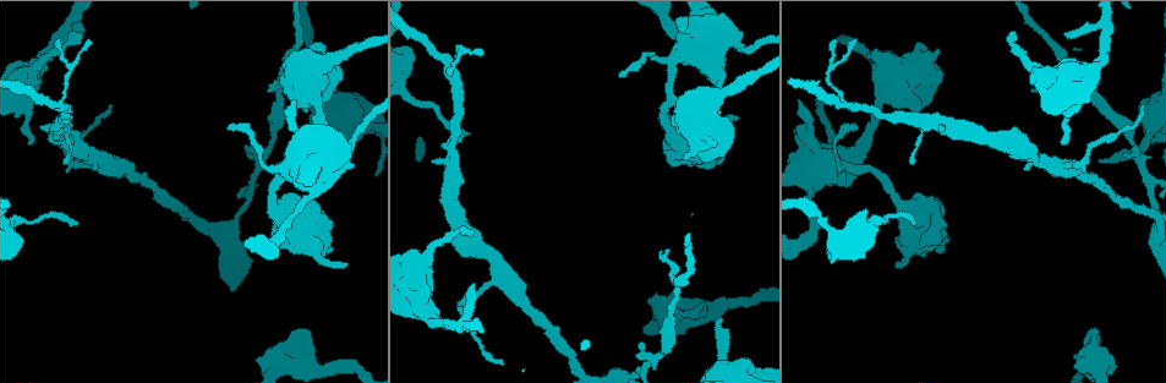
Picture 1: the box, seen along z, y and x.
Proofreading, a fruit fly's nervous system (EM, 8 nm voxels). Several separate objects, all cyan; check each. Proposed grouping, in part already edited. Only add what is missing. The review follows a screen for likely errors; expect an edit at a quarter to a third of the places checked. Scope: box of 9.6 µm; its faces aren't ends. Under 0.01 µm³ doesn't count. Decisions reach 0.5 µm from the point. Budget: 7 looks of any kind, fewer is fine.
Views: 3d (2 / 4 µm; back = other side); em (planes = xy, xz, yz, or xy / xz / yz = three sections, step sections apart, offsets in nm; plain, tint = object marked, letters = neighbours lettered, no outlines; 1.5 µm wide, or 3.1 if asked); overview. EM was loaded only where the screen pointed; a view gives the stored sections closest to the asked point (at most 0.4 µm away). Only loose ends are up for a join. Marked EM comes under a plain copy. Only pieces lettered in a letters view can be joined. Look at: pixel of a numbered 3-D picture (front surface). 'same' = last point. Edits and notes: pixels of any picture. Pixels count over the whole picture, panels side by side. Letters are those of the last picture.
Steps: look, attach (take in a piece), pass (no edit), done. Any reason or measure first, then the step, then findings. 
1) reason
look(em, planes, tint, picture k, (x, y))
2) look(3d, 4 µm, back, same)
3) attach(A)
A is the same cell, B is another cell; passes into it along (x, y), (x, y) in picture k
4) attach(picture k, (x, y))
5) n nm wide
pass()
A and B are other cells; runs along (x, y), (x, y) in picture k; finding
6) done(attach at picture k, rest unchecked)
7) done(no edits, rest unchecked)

free end
look(em, planes, letters, picture 1, (853, 126))

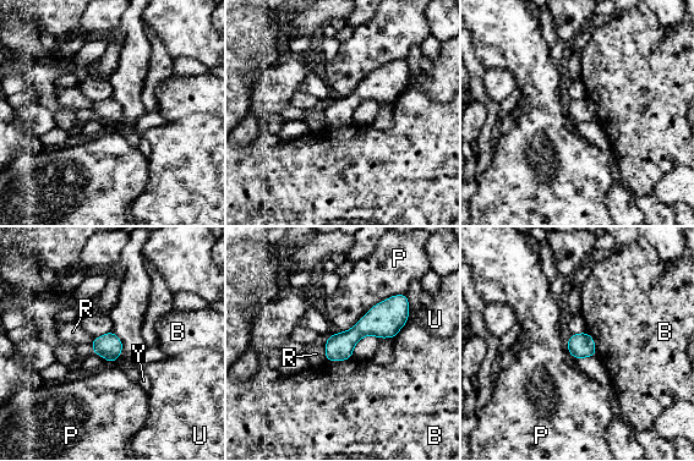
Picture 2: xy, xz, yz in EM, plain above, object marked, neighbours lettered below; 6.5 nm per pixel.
P touches over 500 nm
pass()
B, P, R, U and Y are other cells; runs along (405, 306), (365, 325), (328, 357) in picture 2; none of them fits

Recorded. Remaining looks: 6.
branch stops here
look(3d, 2 µm, picture 1, (1097, 160))

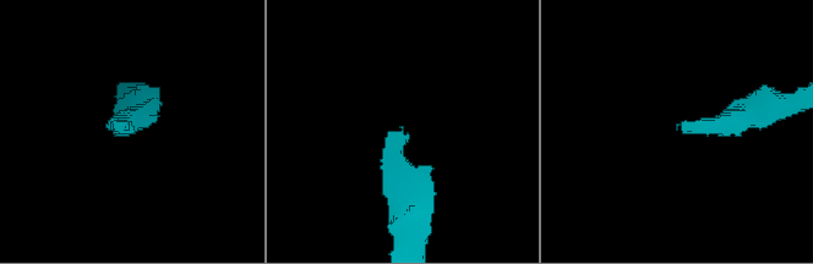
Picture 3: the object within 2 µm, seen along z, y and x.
look(em, planes, tint, picture 3, (402, 128))

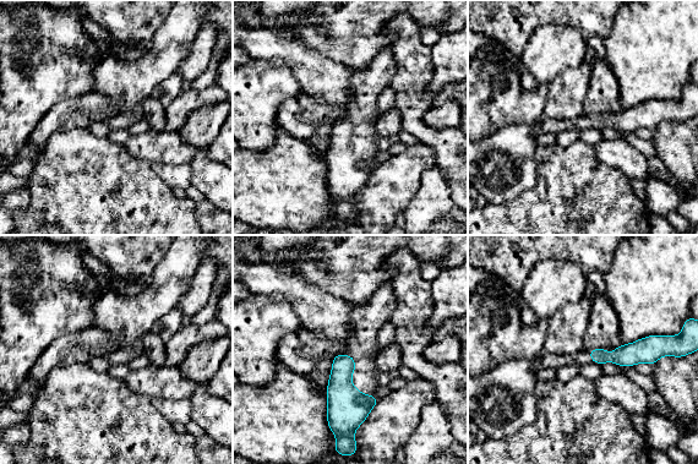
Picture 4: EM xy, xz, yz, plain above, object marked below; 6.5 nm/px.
look(em, planes, letters, same)

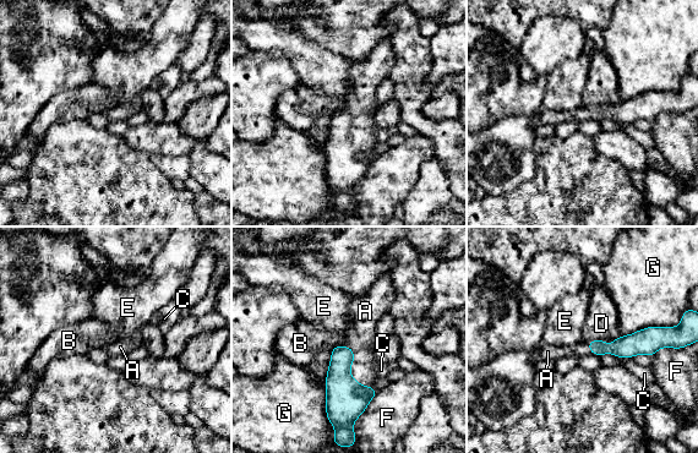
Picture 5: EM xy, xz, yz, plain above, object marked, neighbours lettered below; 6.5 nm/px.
attach(A)
A is the same cell, B, C, D, E, F and G are other cells; passes into it along (347, 399), (349, 372), (359, 336) in picture 5; the neuron continues

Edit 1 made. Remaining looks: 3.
look(overview)

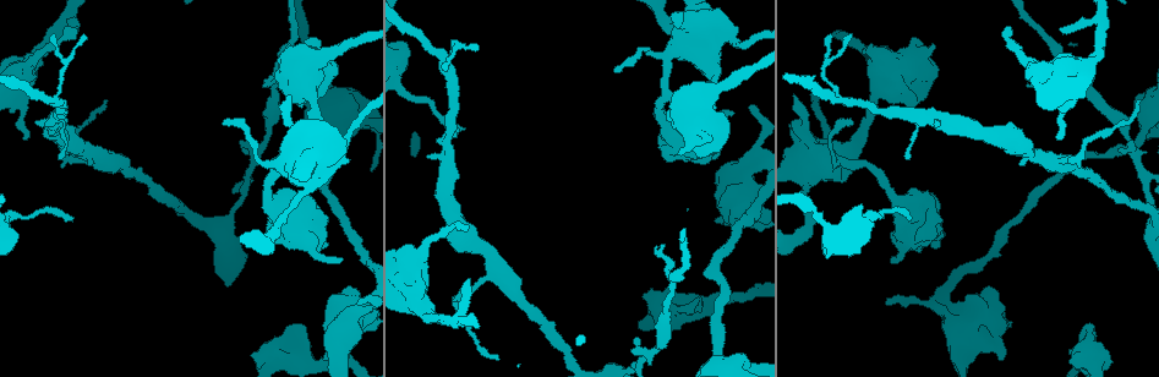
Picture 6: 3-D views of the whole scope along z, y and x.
thin end
look(em, xz, step 8, letters, picture 6, (104, 99))

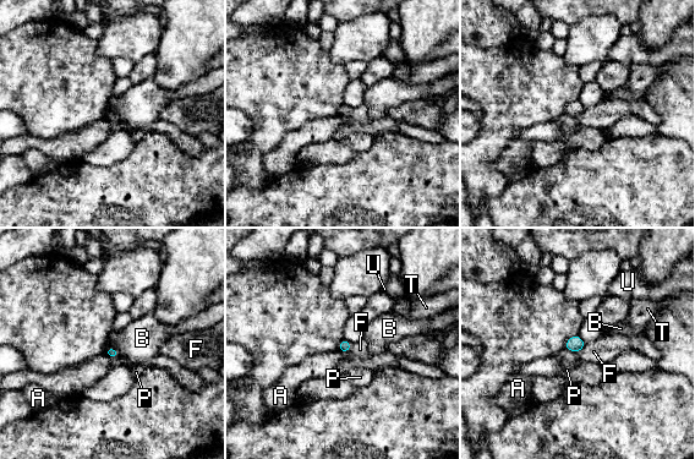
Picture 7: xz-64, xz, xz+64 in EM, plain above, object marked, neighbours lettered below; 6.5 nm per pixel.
pass()
A, B, F, P, T and U are other cells; border along (105, 348), (114, 348), (119, 355) in picture 7; no lettered piece goes on from it

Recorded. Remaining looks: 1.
done(attach at picture 5, rest unchecked)

